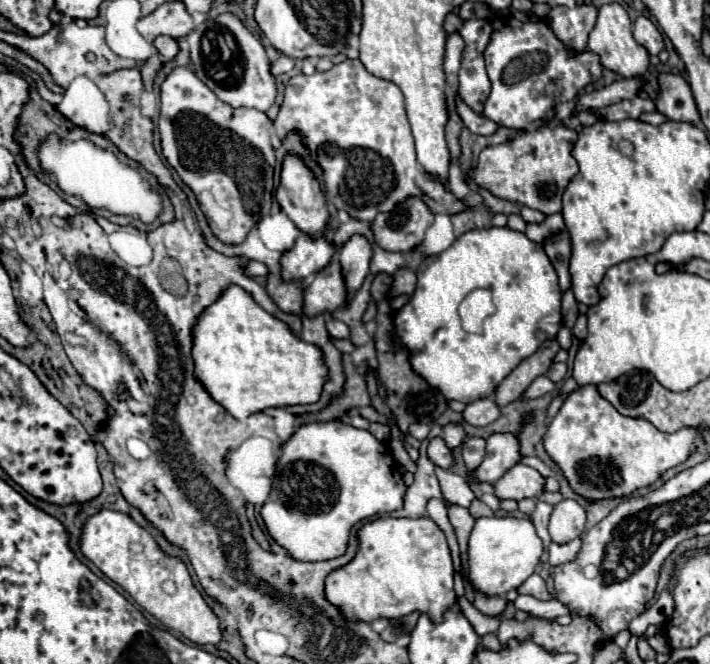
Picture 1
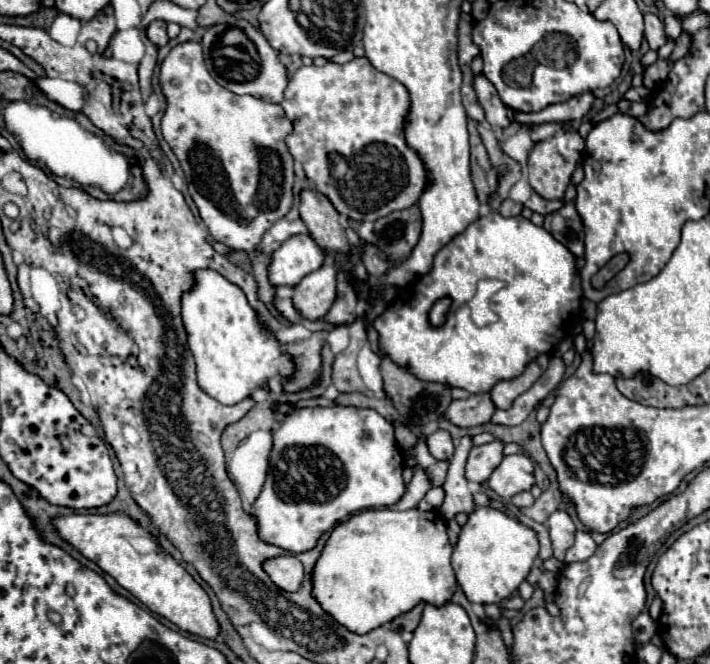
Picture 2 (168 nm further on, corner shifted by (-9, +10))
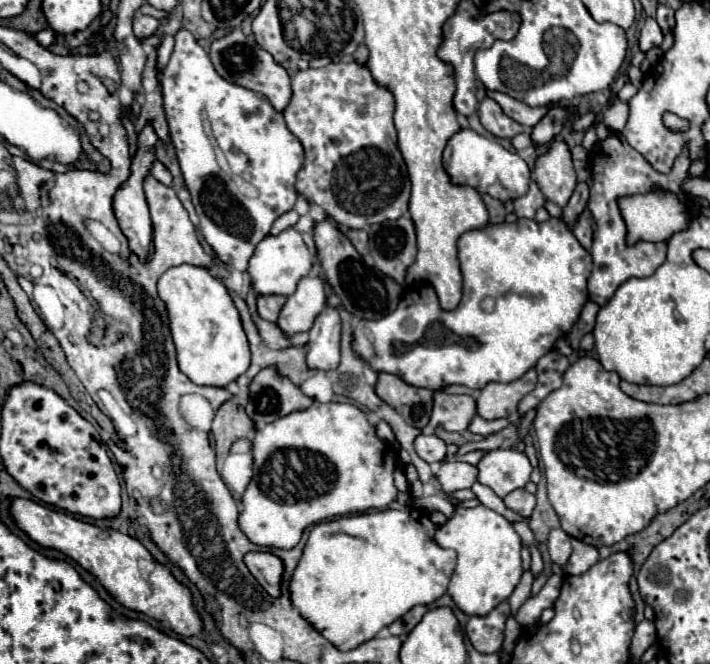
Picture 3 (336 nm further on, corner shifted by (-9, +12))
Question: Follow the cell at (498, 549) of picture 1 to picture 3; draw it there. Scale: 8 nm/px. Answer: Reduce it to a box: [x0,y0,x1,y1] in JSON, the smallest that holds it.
[435,504,521,616]

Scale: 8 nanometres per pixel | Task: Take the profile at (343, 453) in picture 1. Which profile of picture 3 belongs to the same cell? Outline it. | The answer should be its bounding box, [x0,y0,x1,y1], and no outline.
[239,402,399,548]

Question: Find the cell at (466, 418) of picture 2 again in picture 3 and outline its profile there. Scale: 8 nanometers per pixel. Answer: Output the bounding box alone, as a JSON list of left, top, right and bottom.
[429,392,477,432]

